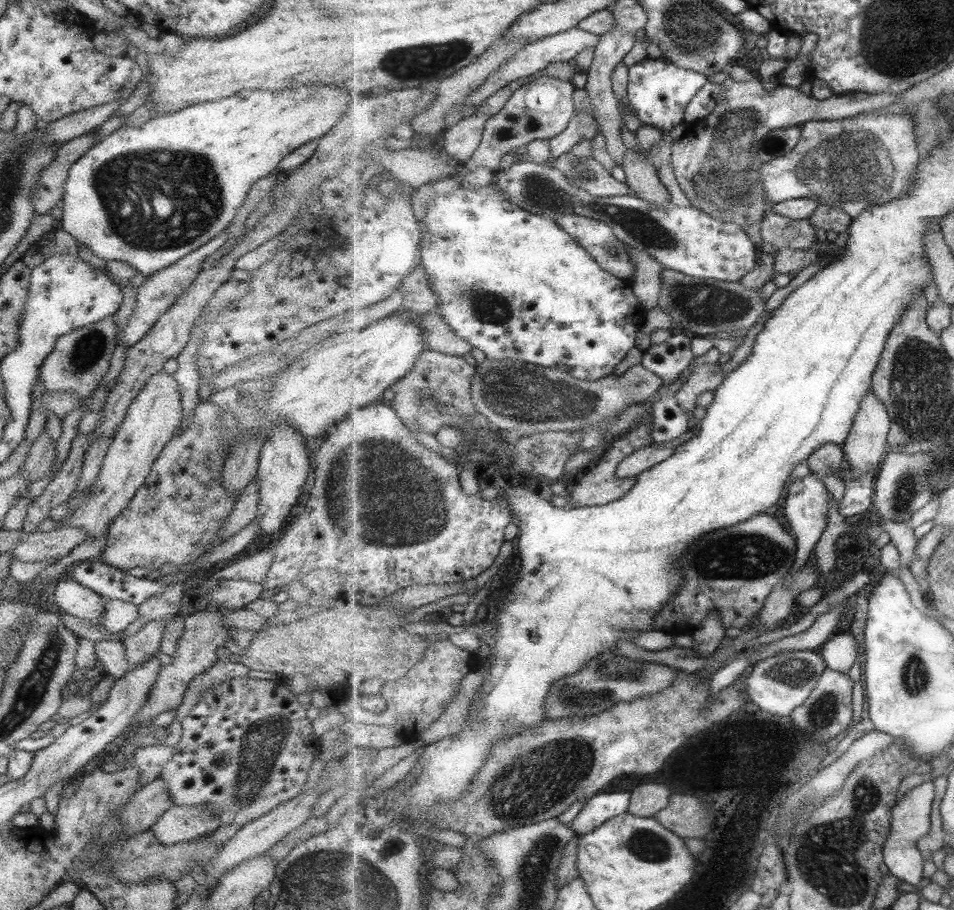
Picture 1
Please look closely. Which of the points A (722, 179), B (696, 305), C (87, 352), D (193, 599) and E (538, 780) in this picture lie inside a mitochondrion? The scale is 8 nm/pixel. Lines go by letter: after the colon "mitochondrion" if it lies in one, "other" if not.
A: mitochondrion
B: mitochondrion
C: mitochondrion
D: other
E: mitochondrion

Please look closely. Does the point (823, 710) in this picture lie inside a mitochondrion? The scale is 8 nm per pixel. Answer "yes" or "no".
yes

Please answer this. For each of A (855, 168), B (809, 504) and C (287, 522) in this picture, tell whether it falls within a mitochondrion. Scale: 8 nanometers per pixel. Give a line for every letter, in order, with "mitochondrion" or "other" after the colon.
A: mitochondrion
B: other
C: other

